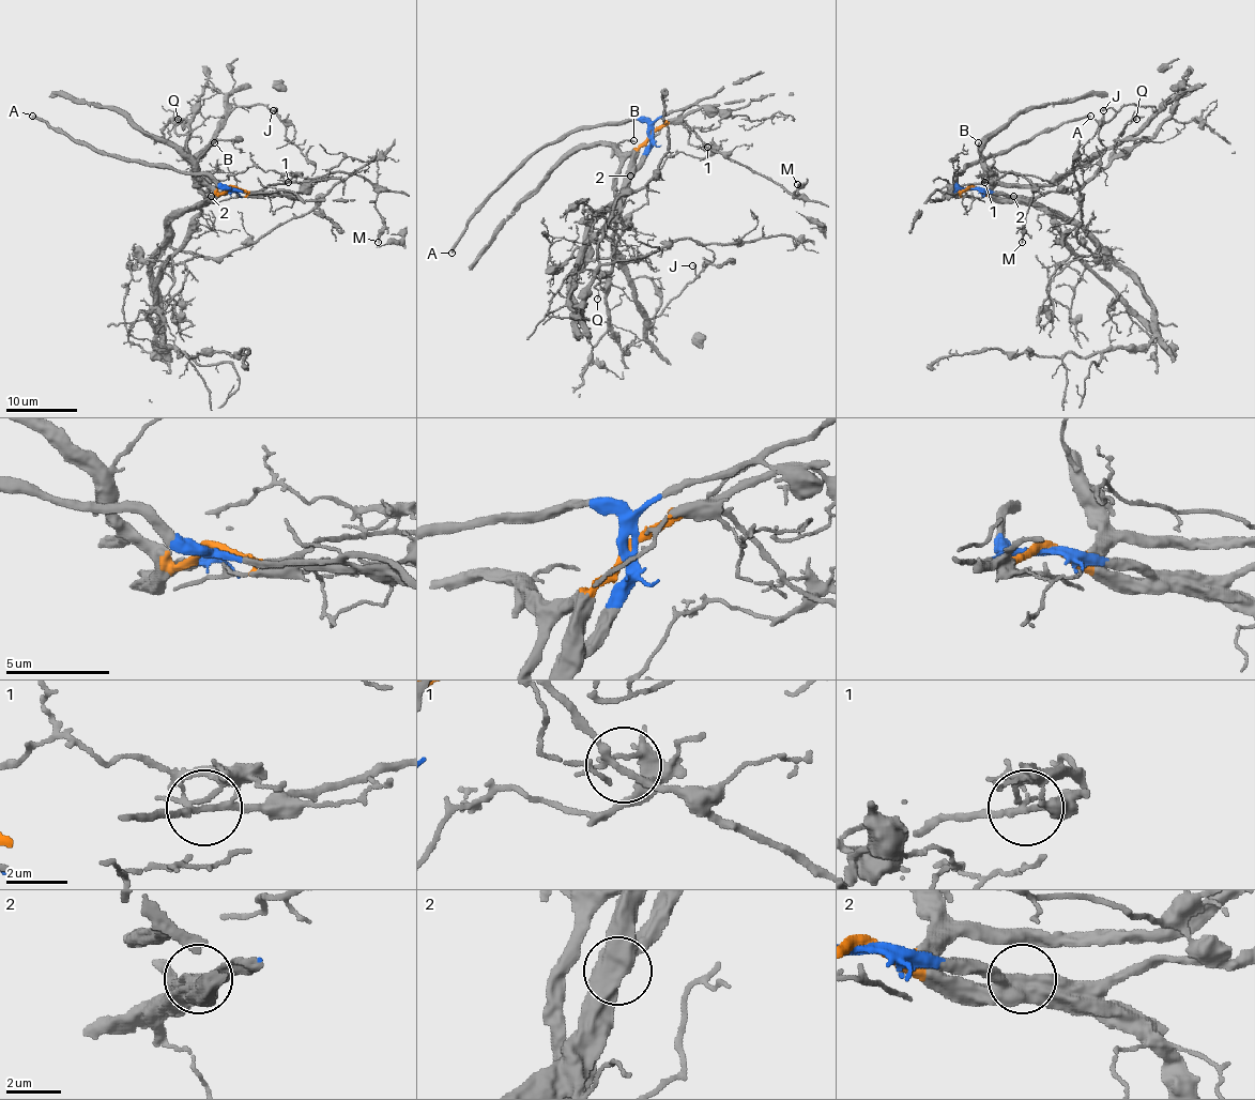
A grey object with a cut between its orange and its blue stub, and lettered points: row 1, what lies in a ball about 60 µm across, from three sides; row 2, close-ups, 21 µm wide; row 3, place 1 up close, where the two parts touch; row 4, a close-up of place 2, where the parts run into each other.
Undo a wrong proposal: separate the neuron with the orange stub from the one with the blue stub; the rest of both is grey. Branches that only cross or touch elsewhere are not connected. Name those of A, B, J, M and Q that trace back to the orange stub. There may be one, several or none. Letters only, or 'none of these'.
B, J, M

